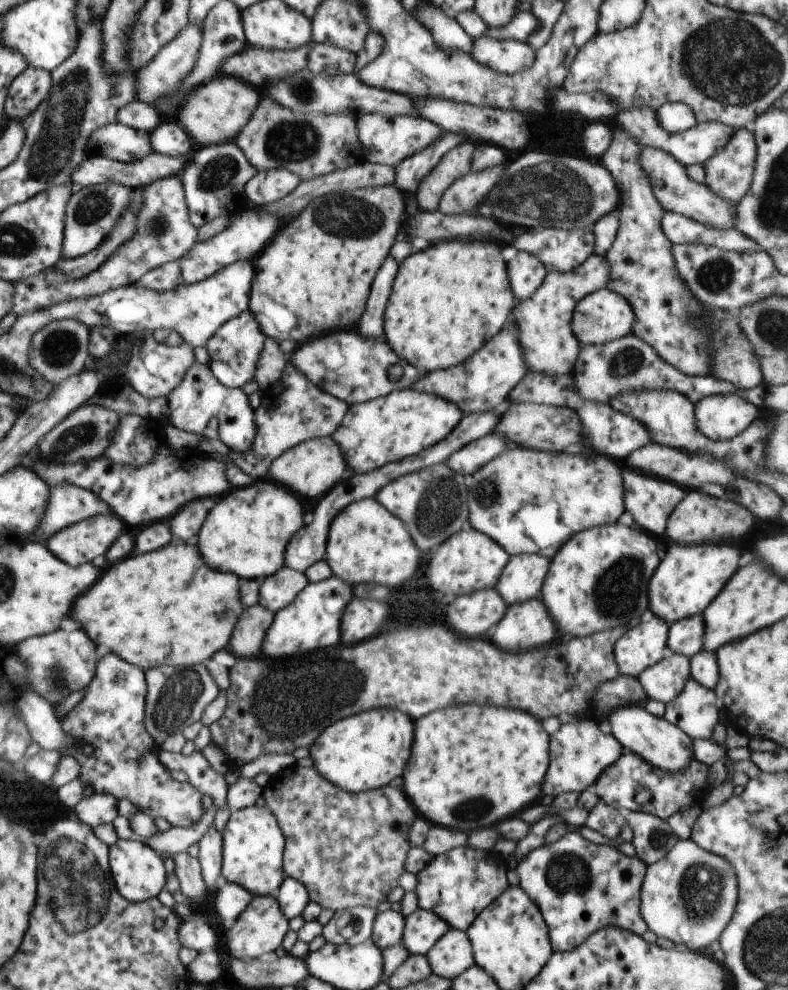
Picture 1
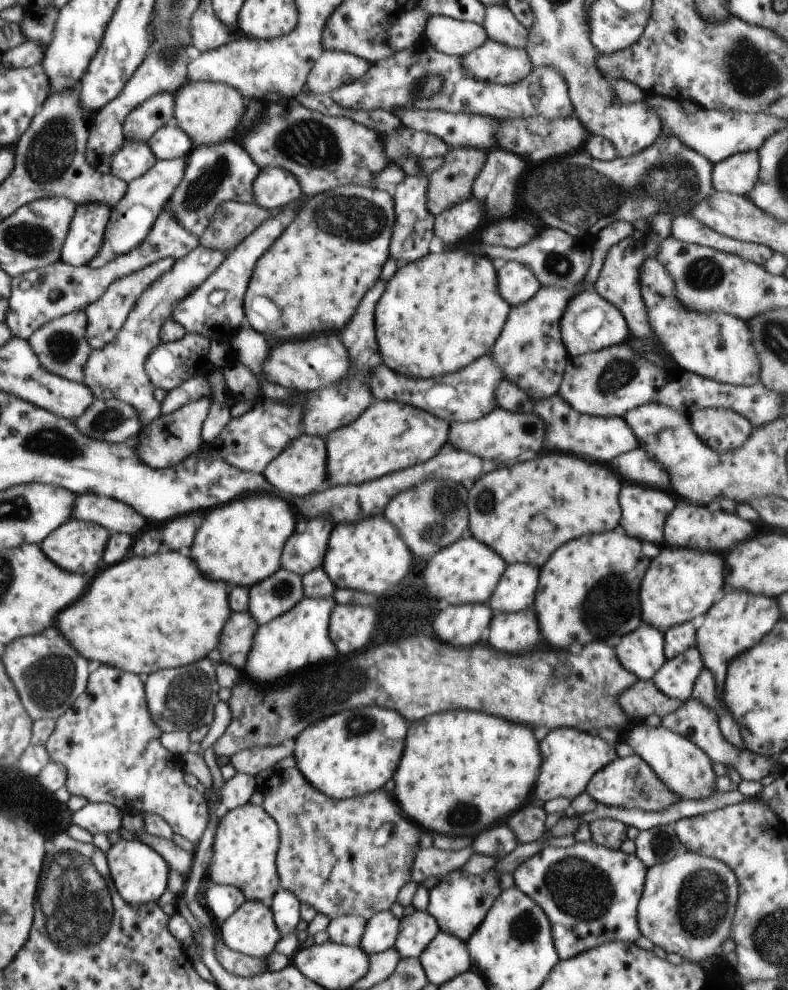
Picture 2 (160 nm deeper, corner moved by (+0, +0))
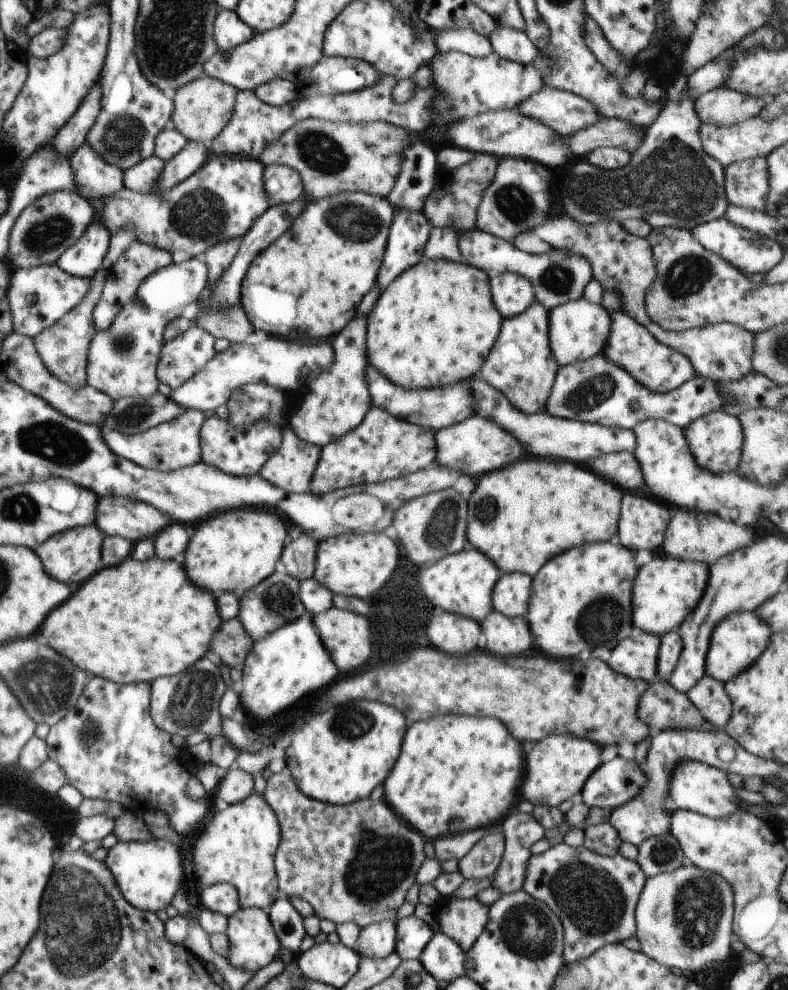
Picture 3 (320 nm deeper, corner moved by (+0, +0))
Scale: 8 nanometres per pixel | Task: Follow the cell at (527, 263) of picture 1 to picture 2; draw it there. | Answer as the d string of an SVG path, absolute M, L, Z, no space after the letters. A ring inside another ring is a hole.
M515 261L506 262L498 271L498 282L500 294L508 300L510 306L531 300L542 286L528 266Z

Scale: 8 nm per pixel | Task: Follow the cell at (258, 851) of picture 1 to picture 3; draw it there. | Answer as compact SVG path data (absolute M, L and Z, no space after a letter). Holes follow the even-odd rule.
M254 791L242 802L208 815L204 824L204 831L194 843L192 856L198 883L204 887L231 884L238 891L242 909L258 907L268 911L280 897L275 852L281 839L281 828L272 807L263 795Z

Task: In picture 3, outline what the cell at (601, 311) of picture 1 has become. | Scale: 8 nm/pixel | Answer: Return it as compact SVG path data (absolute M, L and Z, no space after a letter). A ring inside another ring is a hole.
M586 298L570 300L548 314L548 338L552 354L558 362L558 367L567 366L576 362L583 362L588 358L600 355L604 352L610 330L612 318L609 312L600 304L589 302Z

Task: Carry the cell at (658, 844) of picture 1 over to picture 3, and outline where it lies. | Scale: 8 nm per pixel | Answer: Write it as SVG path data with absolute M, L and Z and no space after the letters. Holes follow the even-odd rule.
M670 832L648 838L637 847L638 856L635 861L642 868L646 878L676 870L687 863L684 851Z

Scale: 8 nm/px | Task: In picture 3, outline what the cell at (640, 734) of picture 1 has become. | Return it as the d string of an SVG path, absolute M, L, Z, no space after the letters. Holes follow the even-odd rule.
M691 759L680 762L672 772L668 790L673 808L694 811L710 818L724 818L742 810L736 790L728 781L727 773L704 762Z

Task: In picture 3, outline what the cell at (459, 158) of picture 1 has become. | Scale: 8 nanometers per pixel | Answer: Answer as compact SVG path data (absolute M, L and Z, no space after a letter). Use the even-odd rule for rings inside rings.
M476 153L474 160L453 170L440 170L435 178L434 190L424 200L424 215L432 227L454 228L458 232L477 229L477 210L482 196L496 173L499 158L486 153Z

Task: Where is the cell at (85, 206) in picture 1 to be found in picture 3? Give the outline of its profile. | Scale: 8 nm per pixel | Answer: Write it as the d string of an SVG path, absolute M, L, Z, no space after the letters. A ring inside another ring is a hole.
M93 219L78 242L72 244L55 264L72 276L91 278L102 267L110 236L103 222Z

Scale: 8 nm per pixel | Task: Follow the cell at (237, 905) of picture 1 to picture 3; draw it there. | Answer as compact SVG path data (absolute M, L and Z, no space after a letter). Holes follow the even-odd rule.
M228 883L208 886L201 892L200 907L231 917L241 909L238 891Z

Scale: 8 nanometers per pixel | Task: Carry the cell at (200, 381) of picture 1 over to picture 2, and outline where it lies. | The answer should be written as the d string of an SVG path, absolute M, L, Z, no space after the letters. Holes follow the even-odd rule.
M202 396L200 400L186 402L184 406L170 415L160 414L149 428L144 428L142 433L136 437L140 438L136 449L139 460L151 468L160 470L160 468L178 464L180 460L188 458L188 454L195 454L196 450L201 448L200 434L208 412L210 412L210 406L212 406L210 400Z

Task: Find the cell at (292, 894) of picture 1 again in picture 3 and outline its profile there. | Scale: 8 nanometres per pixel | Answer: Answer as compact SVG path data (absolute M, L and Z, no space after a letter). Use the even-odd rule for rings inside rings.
M280 896L268 908L268 914L278 935L281 948L298 955L301 952L300 944L307 934L303 916L295 909L295 906L292 906L288 898L283 896Z

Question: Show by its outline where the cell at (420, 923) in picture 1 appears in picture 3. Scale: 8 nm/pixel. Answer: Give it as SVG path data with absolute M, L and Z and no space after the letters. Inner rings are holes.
M415 914L398 920L395 925L397 928L395 951L402 961L418 959L427 942L435 935L432 928Z

